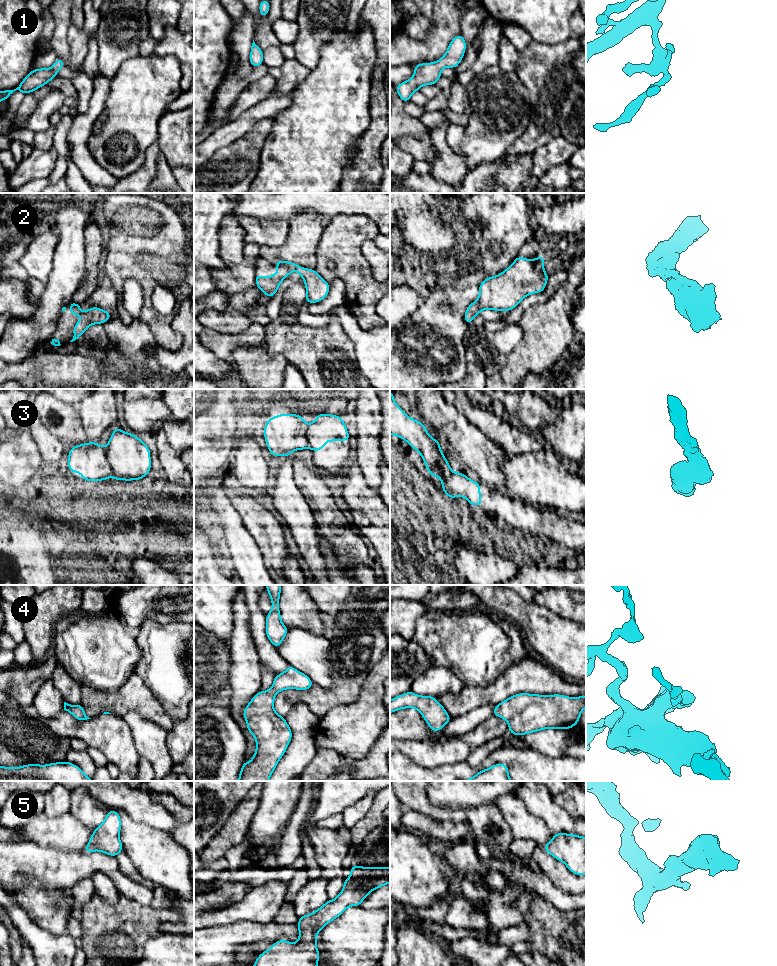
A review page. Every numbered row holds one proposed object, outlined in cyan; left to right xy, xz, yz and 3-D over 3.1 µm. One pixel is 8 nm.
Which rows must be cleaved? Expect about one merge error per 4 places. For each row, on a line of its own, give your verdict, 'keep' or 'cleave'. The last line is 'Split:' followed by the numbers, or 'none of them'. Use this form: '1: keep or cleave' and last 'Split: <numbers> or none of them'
1: keep
2: keep
3: cleave
4: keep
5: keep
Split: 3

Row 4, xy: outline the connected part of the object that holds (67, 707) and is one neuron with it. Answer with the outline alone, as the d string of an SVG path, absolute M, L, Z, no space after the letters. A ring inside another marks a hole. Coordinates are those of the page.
M64 702L64 710L70 712L73 717L75 717L79 721L91 719L86 716L84 712L84 708L82 707L81 704L78 705L70 705L66 702Z

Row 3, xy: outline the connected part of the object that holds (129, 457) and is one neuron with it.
M114 427L105 447L113 480L141 480L151 469L150 450L137 436Z

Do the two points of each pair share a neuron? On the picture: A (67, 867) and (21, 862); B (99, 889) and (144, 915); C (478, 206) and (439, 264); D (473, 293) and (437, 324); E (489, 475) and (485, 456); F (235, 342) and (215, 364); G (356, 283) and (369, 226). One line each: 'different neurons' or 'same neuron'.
A: same neuron
B: different neurons
C: same neuron
D: same neuron
E: same neuron
F: different neurons
G: same neuron

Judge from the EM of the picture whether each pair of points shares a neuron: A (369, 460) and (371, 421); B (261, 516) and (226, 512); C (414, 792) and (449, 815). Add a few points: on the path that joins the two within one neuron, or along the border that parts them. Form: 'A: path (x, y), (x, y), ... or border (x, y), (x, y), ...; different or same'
A: path (368, 450), (368, 442), (365, 436), (368, 431); same
B: border (230, 502), (250, 533); different
C: path (422, 801), (432, 811), (440, 814); same

